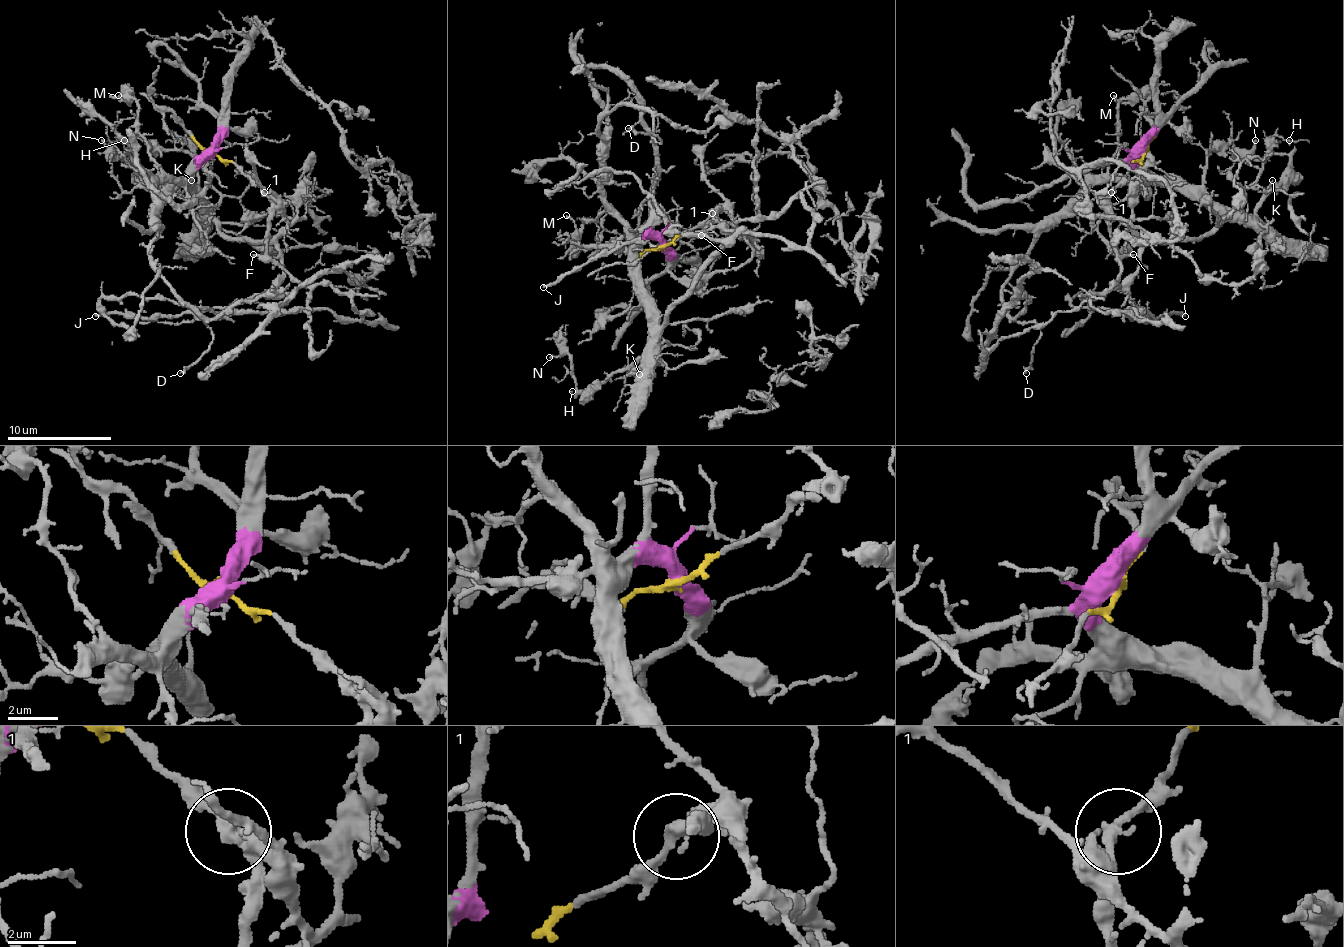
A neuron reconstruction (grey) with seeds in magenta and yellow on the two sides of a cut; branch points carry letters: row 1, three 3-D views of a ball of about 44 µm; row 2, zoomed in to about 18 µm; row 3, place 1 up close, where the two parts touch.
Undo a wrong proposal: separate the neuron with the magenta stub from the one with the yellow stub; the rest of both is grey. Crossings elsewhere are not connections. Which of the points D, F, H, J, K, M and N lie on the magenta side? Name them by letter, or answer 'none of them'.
D, H, K, M, N

